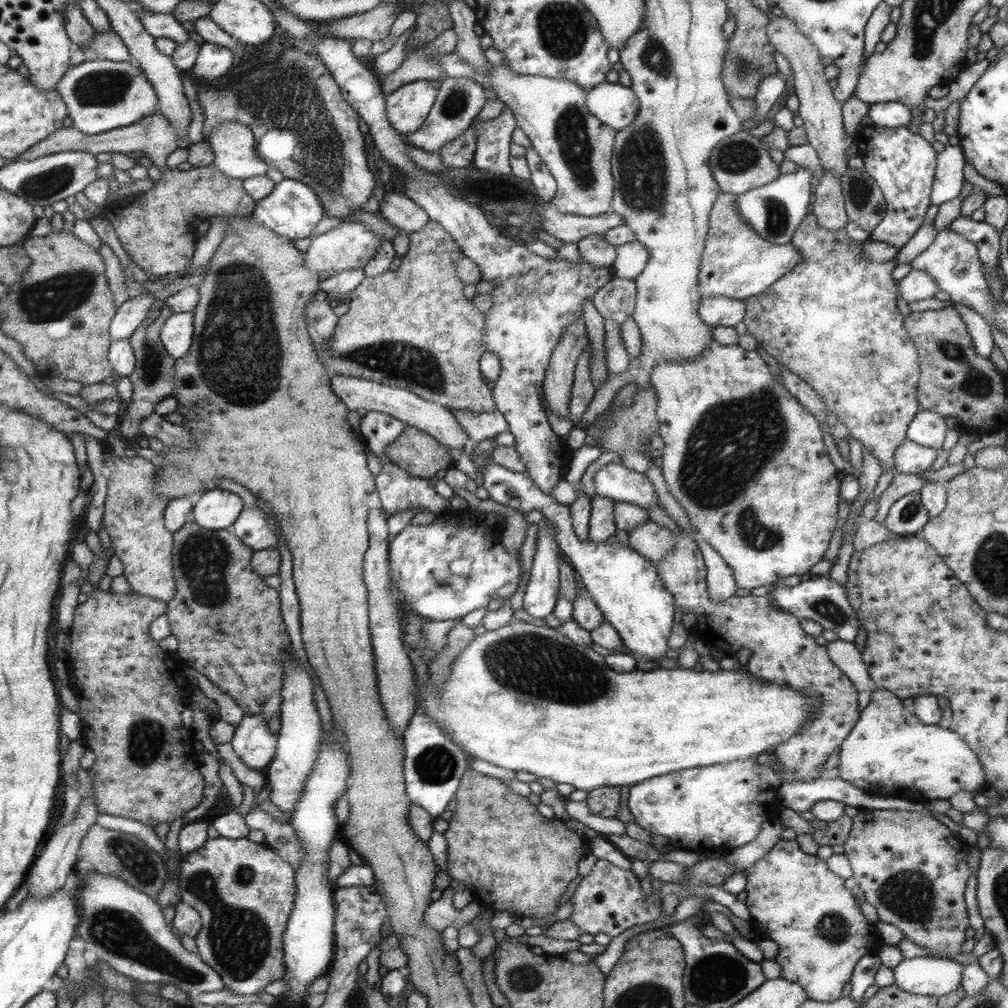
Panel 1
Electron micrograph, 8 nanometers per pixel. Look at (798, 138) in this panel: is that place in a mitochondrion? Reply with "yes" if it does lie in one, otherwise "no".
no

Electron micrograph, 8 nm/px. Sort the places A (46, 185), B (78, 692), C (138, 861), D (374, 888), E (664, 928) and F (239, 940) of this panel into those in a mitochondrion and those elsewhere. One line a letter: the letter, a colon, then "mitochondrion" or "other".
A: mitochondrion
B: other
C: mitochondrion
D: other
E: other
F: mitochondrion

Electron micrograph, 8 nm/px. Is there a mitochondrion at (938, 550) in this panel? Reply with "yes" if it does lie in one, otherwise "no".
no

